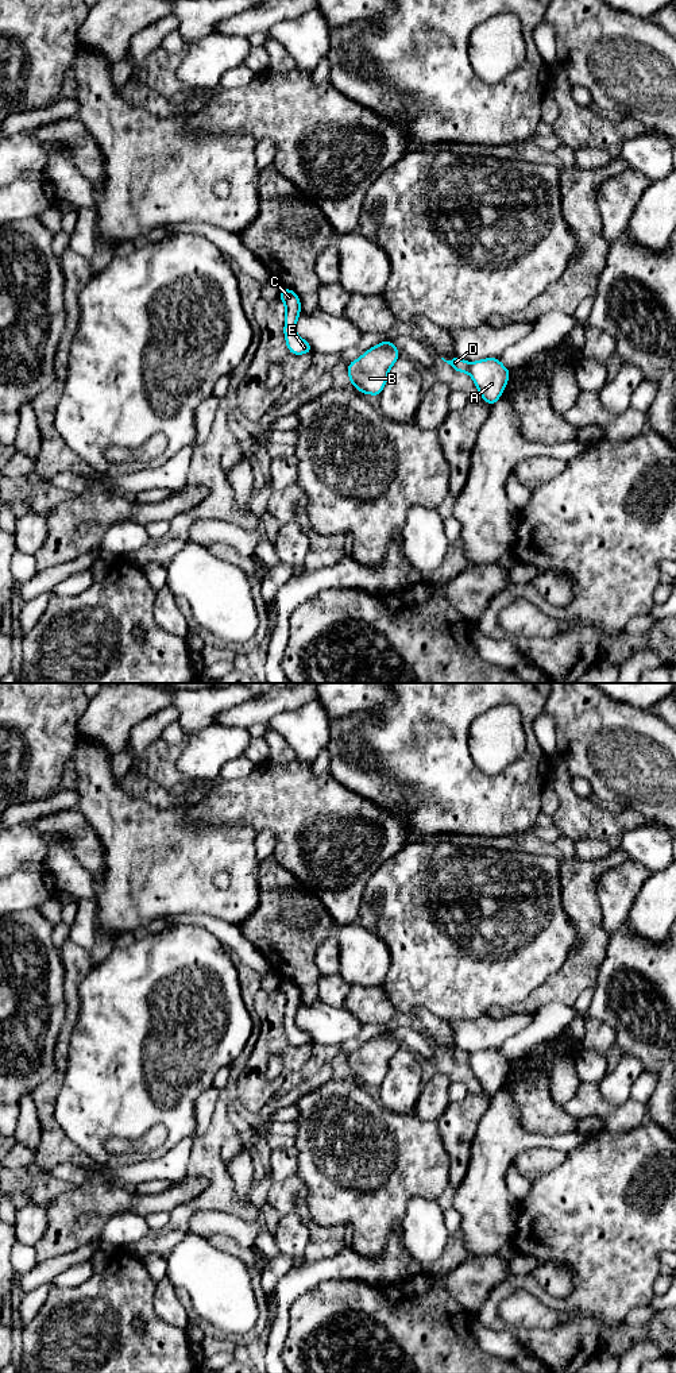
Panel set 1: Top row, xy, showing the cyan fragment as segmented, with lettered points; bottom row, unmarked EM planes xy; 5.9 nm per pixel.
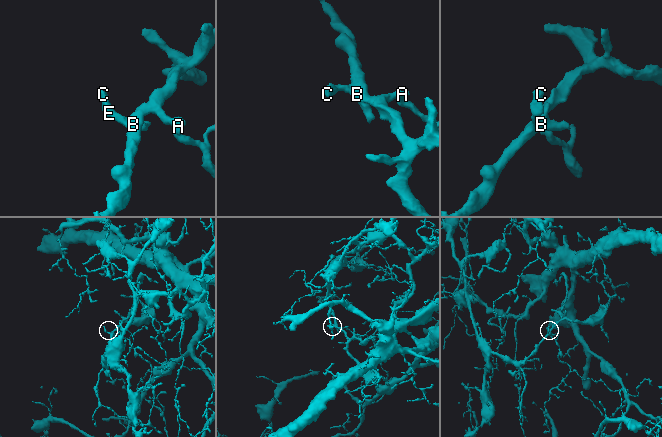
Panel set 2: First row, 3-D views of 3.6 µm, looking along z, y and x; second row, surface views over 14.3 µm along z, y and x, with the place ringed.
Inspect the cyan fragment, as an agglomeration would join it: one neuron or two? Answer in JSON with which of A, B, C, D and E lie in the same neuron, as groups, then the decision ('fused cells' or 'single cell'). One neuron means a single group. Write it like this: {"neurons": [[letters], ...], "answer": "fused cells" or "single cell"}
{"neurons": [["A"], ["B", "C", "D", "E"]], "answer": "fused cells"}

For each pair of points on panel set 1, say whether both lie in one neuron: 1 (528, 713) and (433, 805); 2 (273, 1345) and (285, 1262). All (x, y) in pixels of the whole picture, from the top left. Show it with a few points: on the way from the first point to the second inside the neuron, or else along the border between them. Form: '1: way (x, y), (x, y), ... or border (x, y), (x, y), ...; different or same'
1: way (530, 748), (530, 759), (489, 801), (468, 801); same
2: border (292, 1267), (270, 1295); different

